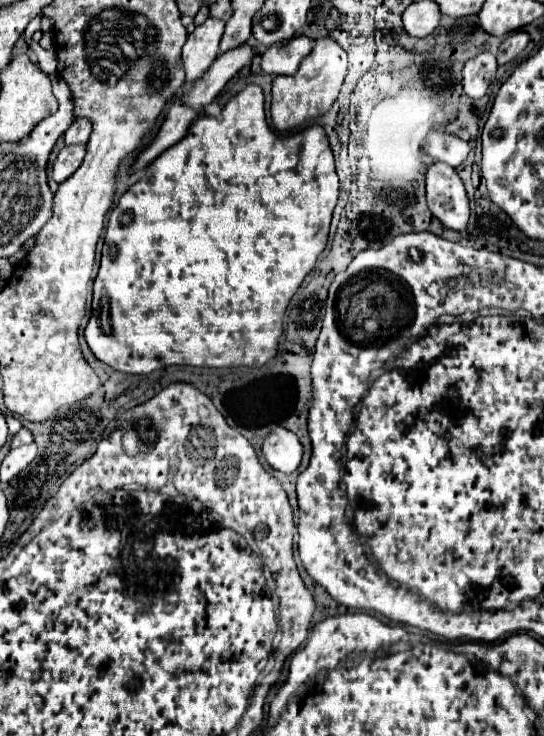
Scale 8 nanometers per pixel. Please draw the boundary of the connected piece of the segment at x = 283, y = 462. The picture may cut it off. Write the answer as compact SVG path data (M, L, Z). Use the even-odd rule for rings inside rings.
M278 426L272 430L262 444L262 452L266 462L280 472L292 474L302 460L302 444L294 432Z

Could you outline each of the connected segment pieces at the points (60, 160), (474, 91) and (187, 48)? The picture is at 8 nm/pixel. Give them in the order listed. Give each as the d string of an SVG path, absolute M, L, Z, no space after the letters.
M82 144L78 146L64 146L54 162L54 172L52 172L52 178L56 182L64 182L66 178L70 178L78 166L82 164L82 158L84 158L84 152L86 148Z
M490 52L478 54L462 70L462 86L470 98L482 98L496 78L496 58Z
M206 18L186 40L182 48L182 64L186 72L186 86L192 86L200 76L208 72L212 62L218 58L218 44L224 34L222 20Z

